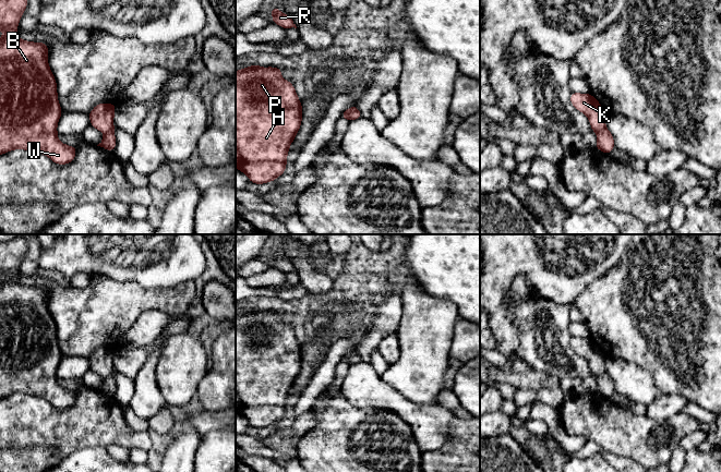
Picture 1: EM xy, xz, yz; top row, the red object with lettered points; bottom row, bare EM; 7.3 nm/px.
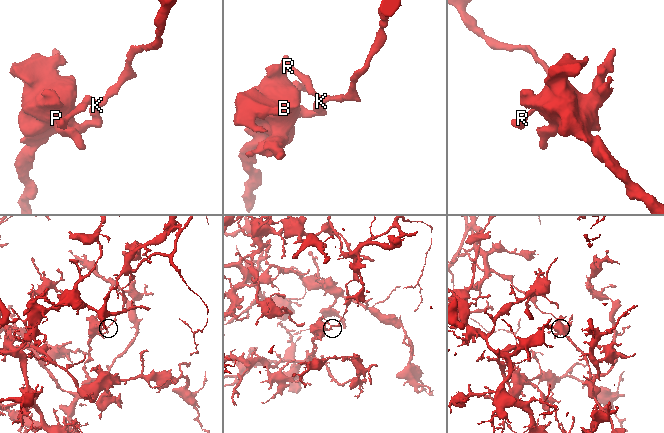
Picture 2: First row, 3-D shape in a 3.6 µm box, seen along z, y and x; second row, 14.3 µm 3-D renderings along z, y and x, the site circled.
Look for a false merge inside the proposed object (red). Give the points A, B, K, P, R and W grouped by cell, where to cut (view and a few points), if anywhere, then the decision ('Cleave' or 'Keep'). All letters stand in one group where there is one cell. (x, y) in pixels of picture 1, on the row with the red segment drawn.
Groups: A B P W / K R. Split along xz (355, 106), (346, 118). Cleave

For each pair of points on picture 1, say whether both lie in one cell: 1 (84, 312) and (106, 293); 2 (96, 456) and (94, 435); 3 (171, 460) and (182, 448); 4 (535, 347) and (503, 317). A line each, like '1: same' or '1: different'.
1: same
2: different
3: same
4: different

